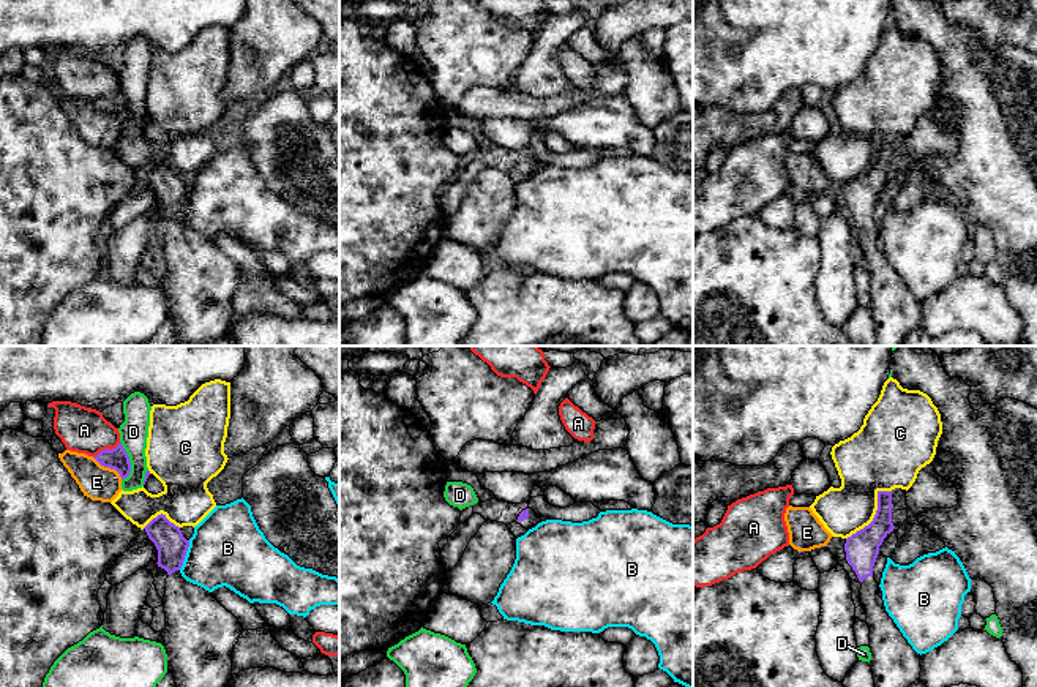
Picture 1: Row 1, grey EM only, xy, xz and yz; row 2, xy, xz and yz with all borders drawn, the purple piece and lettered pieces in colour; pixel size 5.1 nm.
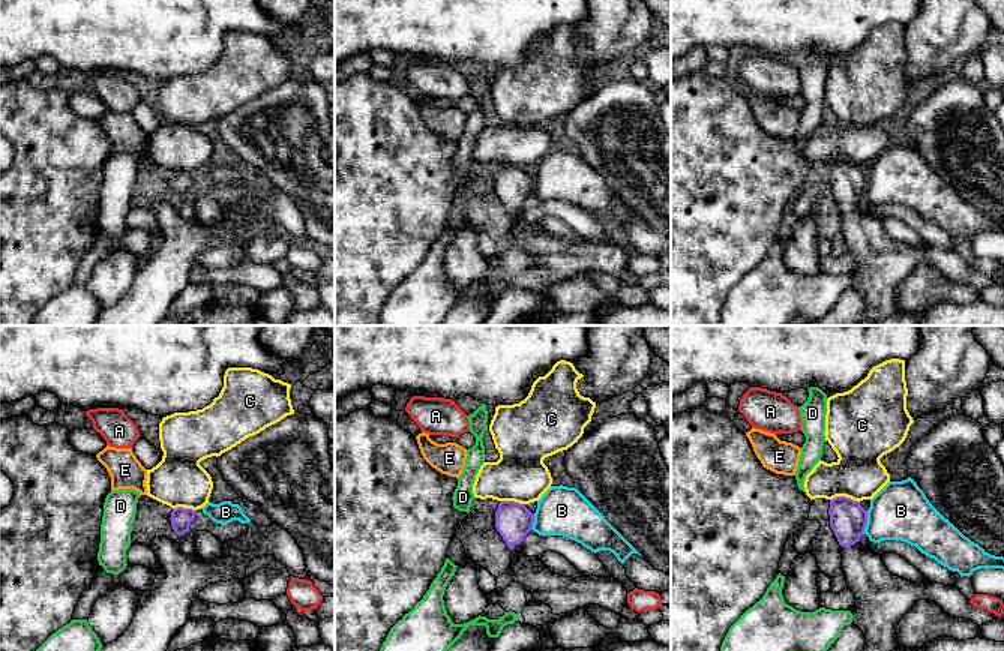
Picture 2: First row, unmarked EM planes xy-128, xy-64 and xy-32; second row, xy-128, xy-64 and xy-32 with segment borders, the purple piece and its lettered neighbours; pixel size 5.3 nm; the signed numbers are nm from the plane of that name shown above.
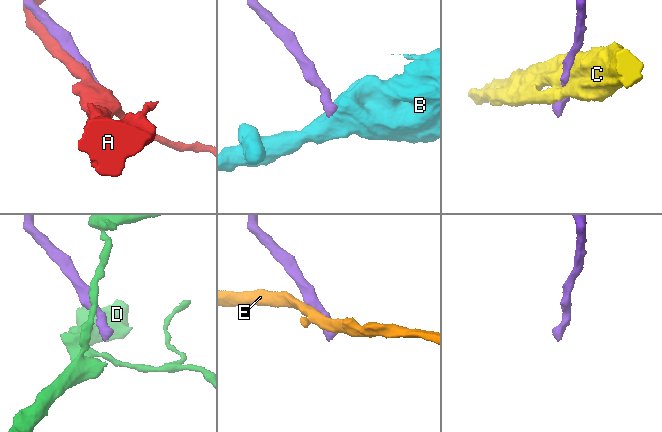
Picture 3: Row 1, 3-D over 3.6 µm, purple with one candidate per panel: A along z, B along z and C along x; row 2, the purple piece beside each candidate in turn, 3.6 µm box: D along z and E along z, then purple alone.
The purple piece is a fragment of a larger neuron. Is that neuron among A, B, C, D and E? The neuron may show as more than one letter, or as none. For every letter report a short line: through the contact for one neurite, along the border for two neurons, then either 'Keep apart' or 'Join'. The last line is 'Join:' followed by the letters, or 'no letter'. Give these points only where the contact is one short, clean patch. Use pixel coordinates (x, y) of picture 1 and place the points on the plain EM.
A: Keep apart
B: Line: xy (190, 187), (185, 206), (179, 215). Keep apart
C: Keep apart
D: Line: xy (120, 87), (130, 109), (130, 119), (122, 127). Keep apart
E: Line: xy (92, 103), (101, 111), (112, 114), (122, 125). Keep apart
Join: no letter

